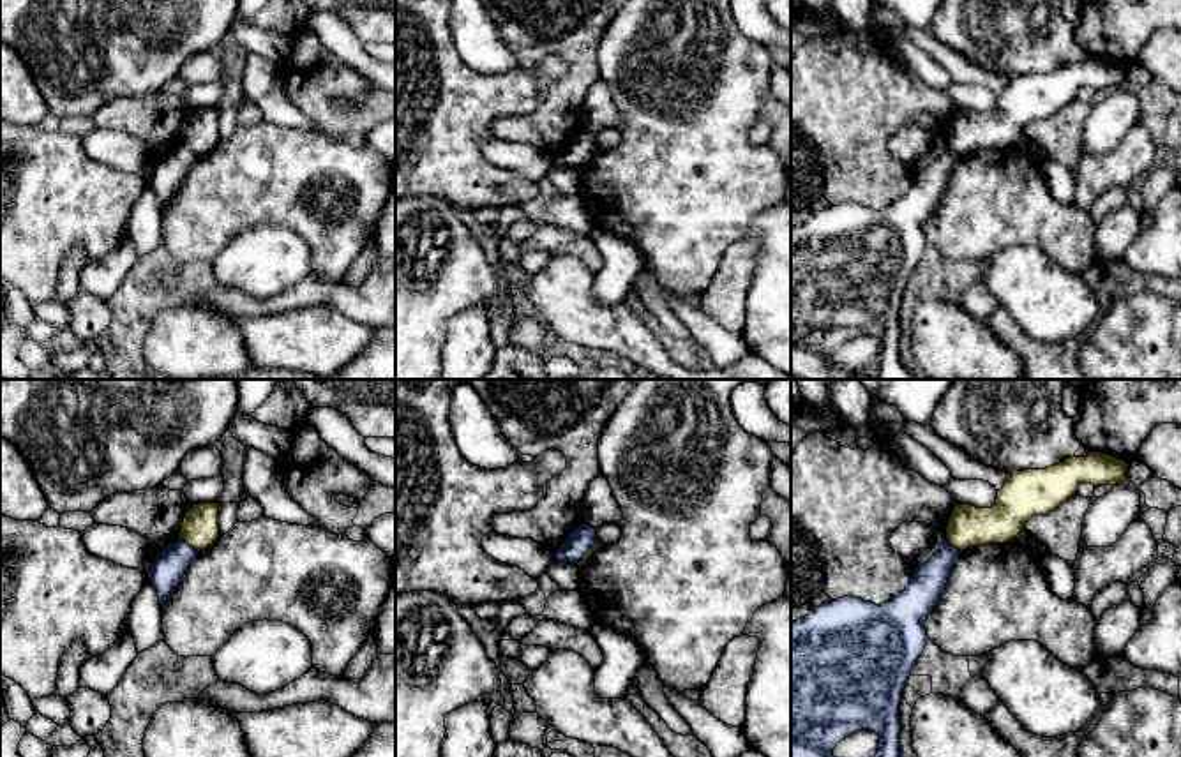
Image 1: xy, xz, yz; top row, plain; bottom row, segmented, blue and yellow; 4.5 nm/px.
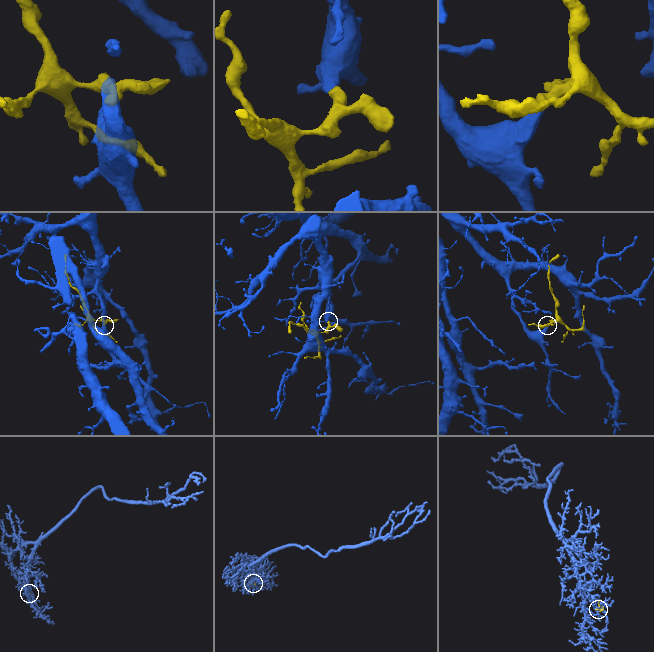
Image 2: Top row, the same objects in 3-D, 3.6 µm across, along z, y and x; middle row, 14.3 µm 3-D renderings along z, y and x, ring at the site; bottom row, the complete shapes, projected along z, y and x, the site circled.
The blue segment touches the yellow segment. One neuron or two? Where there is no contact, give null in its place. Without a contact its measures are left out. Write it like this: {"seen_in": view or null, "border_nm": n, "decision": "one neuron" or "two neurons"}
{"seen_in": "xy", "border_nm": 120, "decision": "two neurons"}

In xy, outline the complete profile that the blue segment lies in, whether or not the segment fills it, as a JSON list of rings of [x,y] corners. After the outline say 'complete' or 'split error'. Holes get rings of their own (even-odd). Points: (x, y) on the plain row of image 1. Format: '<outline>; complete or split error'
[[[184,145],[169,148],[157,159],[148,176],[148,184],[157,194],[161,212],[166,210],[168,203],[175,198],[198,159],[199,157]]]; complete

